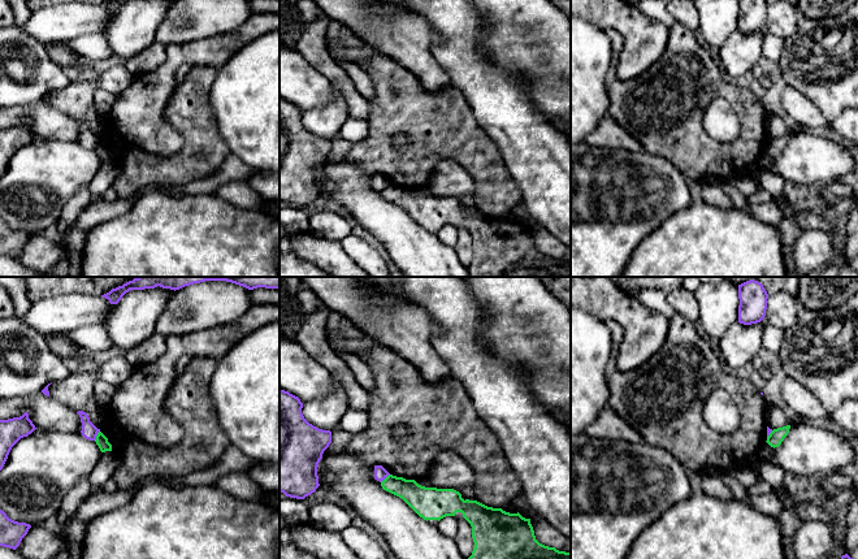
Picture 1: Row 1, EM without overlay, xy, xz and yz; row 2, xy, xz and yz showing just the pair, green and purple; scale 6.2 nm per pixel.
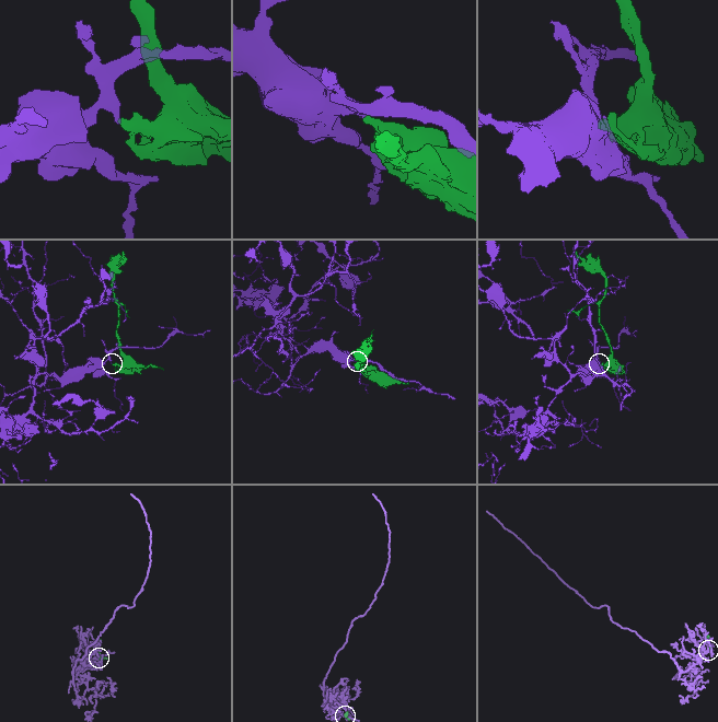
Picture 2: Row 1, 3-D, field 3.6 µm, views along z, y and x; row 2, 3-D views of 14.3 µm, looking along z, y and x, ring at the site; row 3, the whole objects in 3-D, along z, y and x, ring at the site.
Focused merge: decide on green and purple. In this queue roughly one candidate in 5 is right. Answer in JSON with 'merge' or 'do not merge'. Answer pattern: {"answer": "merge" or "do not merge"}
{"answer": "do not merge"}

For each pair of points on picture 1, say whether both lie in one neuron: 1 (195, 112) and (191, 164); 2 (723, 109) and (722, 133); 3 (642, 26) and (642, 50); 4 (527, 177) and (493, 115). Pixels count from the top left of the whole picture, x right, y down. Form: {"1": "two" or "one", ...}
{"1": "one", "2": "one", "3": "one", "4": "one"}

